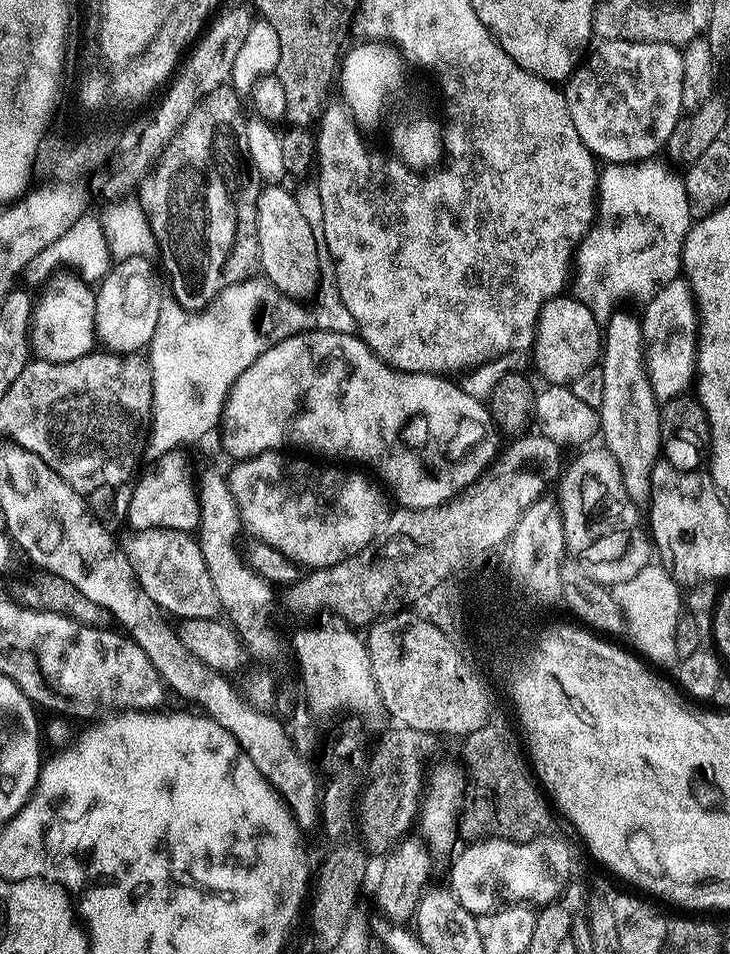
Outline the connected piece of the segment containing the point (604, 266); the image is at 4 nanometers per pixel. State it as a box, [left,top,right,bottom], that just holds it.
[574,158,694,322]

